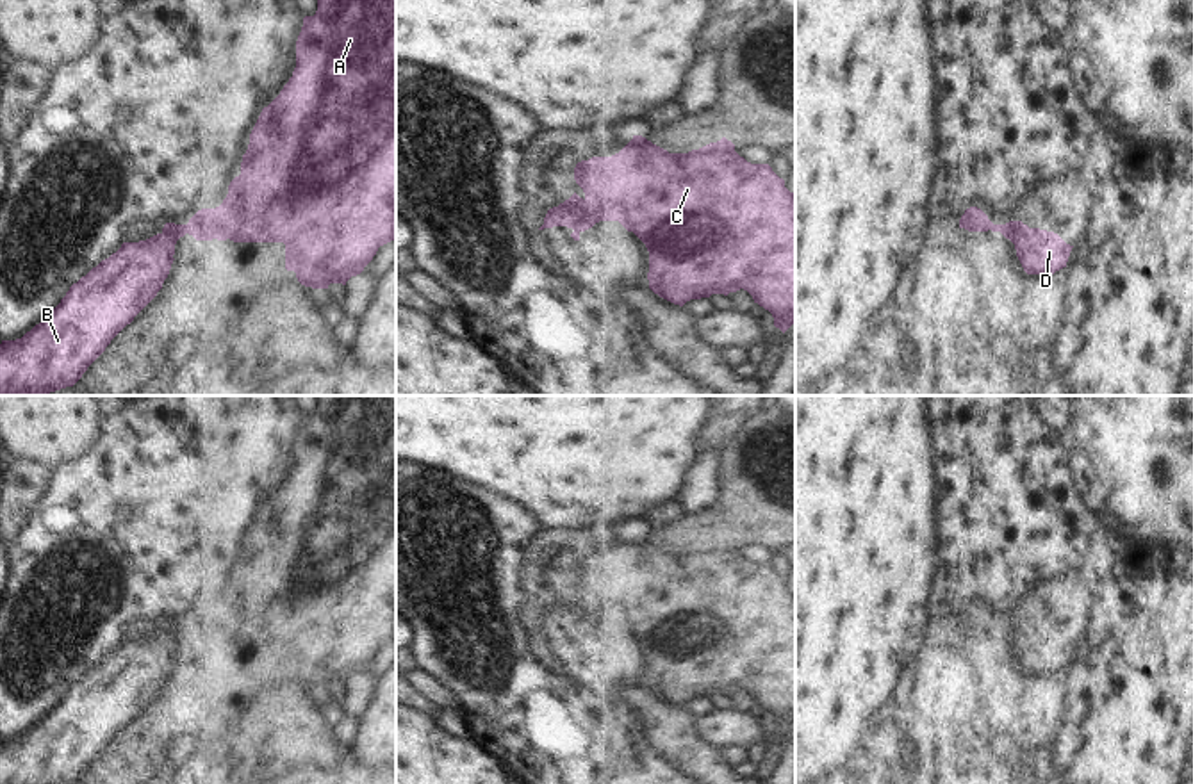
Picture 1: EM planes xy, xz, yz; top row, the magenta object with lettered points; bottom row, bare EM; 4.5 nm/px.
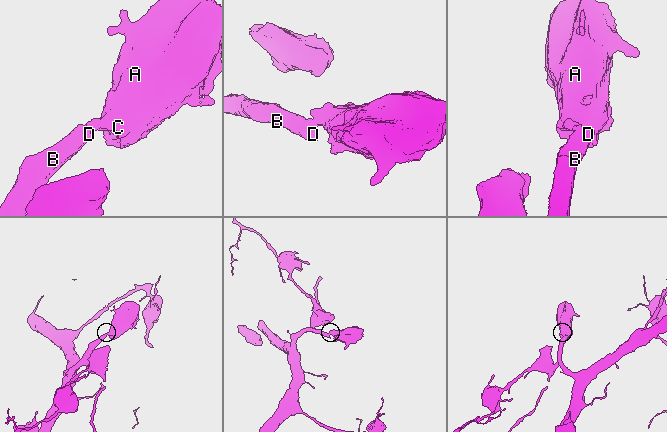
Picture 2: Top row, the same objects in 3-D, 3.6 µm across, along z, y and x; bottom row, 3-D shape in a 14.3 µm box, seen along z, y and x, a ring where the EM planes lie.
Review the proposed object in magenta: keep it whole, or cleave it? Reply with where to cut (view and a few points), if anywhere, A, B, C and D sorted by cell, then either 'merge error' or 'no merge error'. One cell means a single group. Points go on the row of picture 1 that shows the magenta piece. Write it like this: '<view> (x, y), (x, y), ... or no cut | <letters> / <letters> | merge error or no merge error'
xz (584, 200), (601, 220) | A C / B D | merge error

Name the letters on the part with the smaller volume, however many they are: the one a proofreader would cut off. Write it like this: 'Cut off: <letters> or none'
Cut off: A, C

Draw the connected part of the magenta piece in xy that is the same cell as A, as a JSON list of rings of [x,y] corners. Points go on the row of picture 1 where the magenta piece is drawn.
[[[317,0],[316,14],[303,18],[292,77],[262,109],[250,134],[241,175],[230,182],[228,194],[219,207],[198,210],[185,226],[196,241],[284,242],[285,269],[294,271],[298,282],[312,289],[328,289],[330,283],[346,285],[351,276],[364,271],[380,246],[396,239],[396,0]]]

